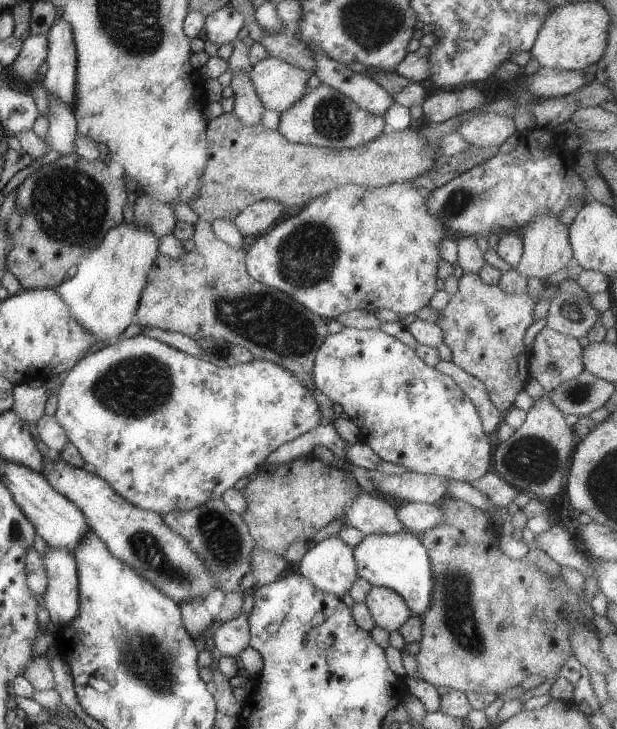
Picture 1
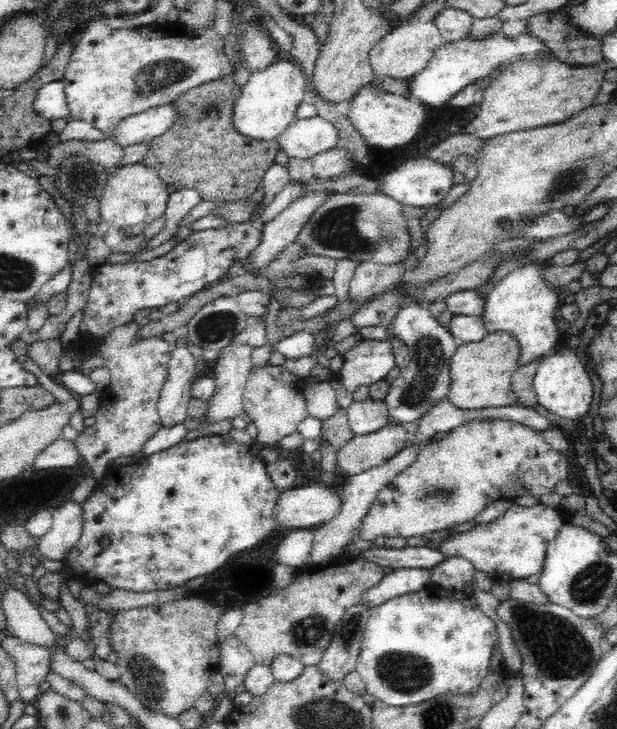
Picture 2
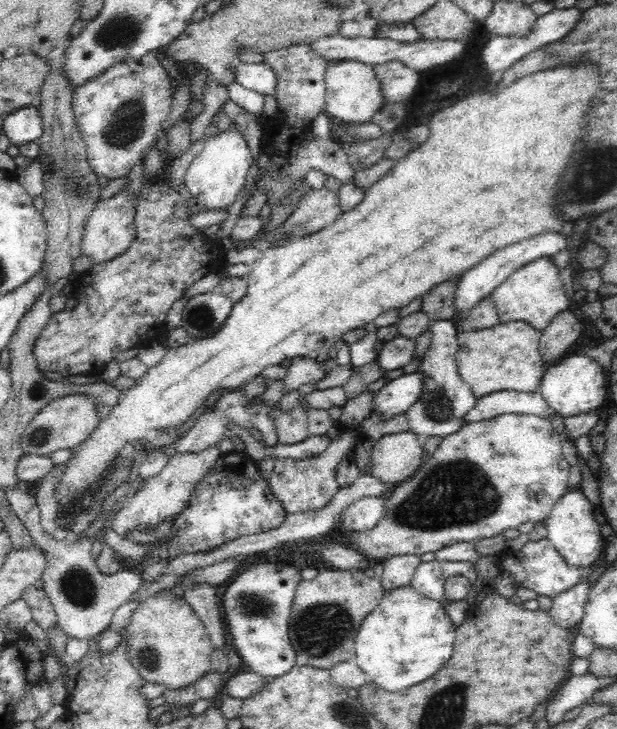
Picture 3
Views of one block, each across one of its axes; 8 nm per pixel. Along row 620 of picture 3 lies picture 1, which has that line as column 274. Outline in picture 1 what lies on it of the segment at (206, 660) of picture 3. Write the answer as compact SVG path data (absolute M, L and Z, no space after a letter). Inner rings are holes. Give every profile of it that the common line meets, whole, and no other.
M233 111L222 113L207 124L208 160L201 174L201 185L195 199L189 202L200 220L214 222L218 218L232 219L238 216L252 203L270 200L283 204L284 208L305 208L318 195L343 184L355 184L366 187L387 187L392 183L406 183L416 176L433 169L439 159L441 148L432 147L425 142L423 136L410 127L401 131L384 130L373 141L353 149L329 149L313 147L302 143L290 142L277 130L266 128L261 122L254 126L245 125Z

